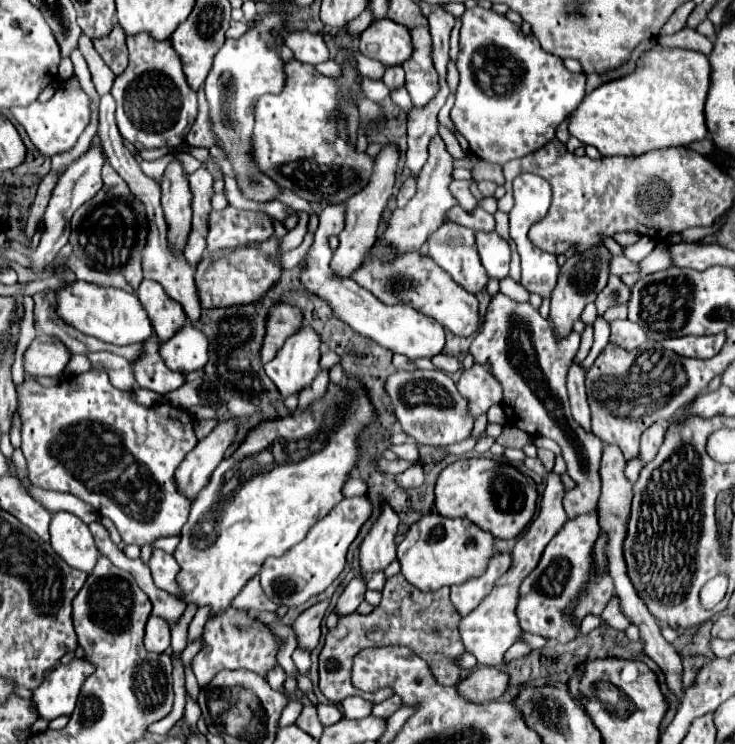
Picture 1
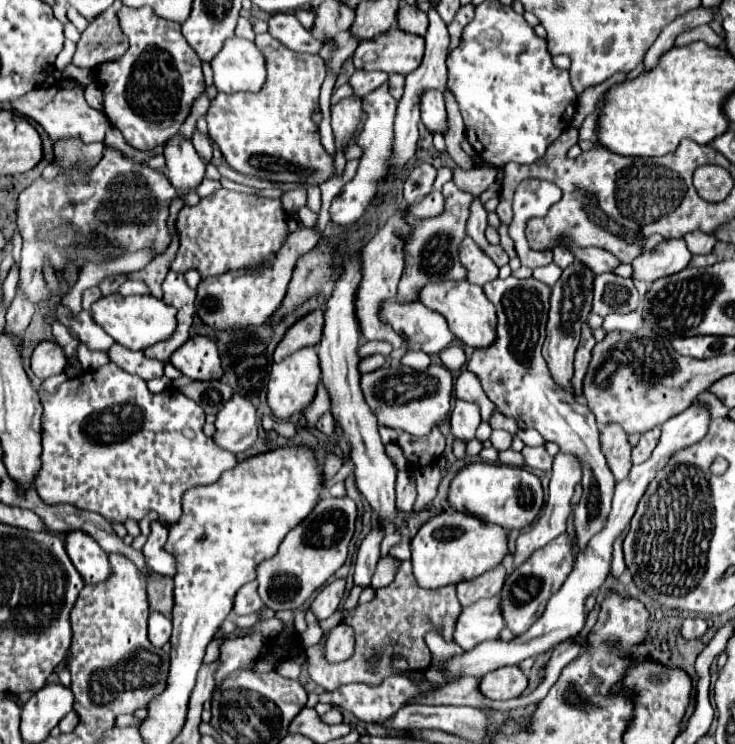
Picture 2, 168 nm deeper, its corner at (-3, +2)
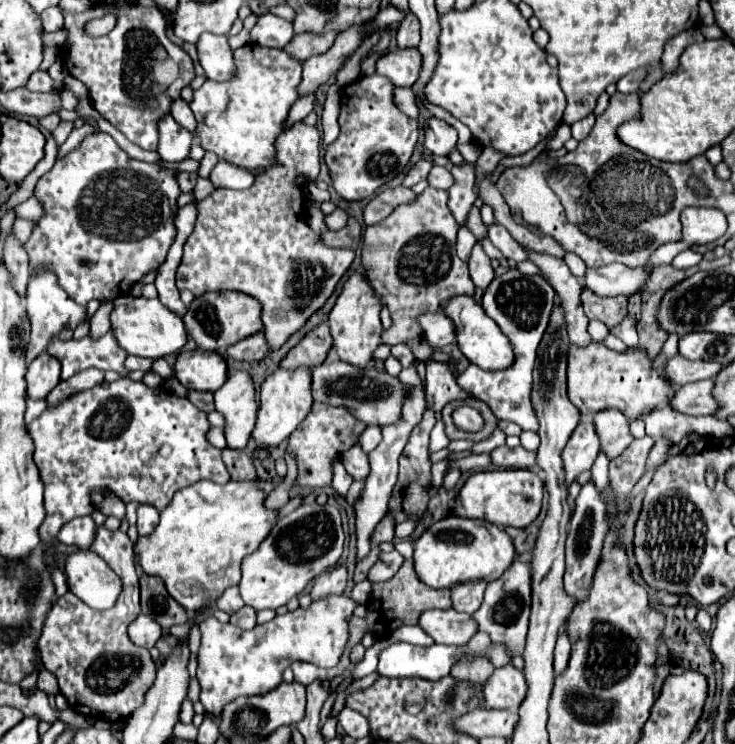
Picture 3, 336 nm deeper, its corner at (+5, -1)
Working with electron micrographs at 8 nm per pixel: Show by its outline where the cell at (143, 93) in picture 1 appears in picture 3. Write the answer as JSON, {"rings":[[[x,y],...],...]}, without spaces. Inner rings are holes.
{"rings":[[[100,4],[100,6],[90,6],[84,12],[62,10],[62,14],[64,14],[64,30],[68,32],[64,42],[66,54],[62,50],[62,60],[70,76],[86,84],[94,108],[106,120],[110,120],[132,144],[140,146],[142,150],[156,152],[158,116],[162,116],[162,112],[170,112],[170,102],[178,98],[180,90],[186,84],[190,84],[194,76],[190,56],[168,40],[166,20],[162,12],[158,8],[150,8],[142,4],[126,4],[126,6]],[[104,14],[116,16],[114,30],[102,38],[86,36],[84,24],[90,18],[104,16]],[[160,50],[164,50],[168,58],[172,58],[178,66],[178,76],[168,86],[162,86],[158,80],[154,80],[154,72],[152,72],[152,62],[156,60]]]}

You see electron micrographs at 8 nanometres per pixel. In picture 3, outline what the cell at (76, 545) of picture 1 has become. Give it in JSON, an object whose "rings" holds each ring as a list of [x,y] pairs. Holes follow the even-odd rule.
{"rings":[[[76,550],[68,556],[66,576],[70,590],[94,610],[112,608],[122,592],[120,578],[88,550]]]}

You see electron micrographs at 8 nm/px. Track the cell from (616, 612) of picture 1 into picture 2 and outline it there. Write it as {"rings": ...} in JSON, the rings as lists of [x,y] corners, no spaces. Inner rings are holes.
{"rings":[[[622,537],[614,543],[614,559],[612,559],[612,575],[618,579],[624,573],[624,557],[622,557]]]}

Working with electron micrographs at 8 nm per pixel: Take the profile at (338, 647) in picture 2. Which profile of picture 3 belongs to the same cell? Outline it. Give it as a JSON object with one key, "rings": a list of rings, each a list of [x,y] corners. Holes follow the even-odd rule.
{"rings":[[[326,596],[314,600],[308,608],[298,608],[276,616],[266,624],[256,624],[252,630],[242,630],[234,624],[222,624],[214,616],[200,622],[202,644],[196,654],[198,658],[198,682],[200,682],[200,702],[204,714],[220,722],[222,710],[228,702],[238,696],[262,696],[274,690],[282,682],[284,670],[300,660],[312,662],[322,668],[332,668],[338,664],[340,654],[348,640],[346,616],[352,616],[358,602],[350,596]]]}

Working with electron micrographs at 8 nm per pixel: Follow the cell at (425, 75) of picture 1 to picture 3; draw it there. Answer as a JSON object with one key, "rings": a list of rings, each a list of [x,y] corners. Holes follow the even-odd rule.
{"rings":[[[430,118],[426,124],[426,148],[436,156],[450,156],[458,144],[458,132],[444,120]]]}

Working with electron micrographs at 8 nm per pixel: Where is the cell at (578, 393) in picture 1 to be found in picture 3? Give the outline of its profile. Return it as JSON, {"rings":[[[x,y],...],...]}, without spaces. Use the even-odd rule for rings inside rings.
{"rings":[[[528,252],[528,260],[540,268],[540,274],[548,280],[548,284],[556,290],[560,298],[560,308],[564,312],[566,320],[566,330],[570,336],[572,344],[588,344],[590,334],[588,334],[588,318],[582,312],[582,284],[580,280],[568,270],[562,258],[550,256],[550,254],[540,254],[540,252]]]}

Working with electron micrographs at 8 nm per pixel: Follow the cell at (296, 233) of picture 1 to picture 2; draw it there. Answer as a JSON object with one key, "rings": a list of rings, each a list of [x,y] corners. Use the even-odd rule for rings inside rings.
{"rings":[[[304,189],[286,191],[286,193],[282,195],[282,201],[284,201],[284,205],[288,207],[288,211],[298,211],[300,207],[306,205],[306,191],[304,191]]]}

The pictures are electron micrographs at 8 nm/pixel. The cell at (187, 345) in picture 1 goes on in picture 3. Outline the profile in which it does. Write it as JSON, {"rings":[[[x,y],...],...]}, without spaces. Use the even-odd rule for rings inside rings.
{"rings":[[[182,352],[174,370],[176,378],[192,390],[216,392],[228,378],[226,360],[218,352]]]}

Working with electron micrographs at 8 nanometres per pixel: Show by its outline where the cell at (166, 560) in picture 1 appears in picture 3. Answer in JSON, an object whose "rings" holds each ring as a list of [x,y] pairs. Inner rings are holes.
{"rings":[[[140,504],[138,508],[138,534],[140,536],[148,536],[156,526],[158,526],[158,518],[160,518],[160,512],[158,508],[150,506],[150,504]]]}

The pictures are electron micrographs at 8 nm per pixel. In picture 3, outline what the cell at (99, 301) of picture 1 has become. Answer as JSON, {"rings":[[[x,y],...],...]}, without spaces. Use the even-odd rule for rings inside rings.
{"rings":[[[136,298],[128,306],[114,308],[110,322],[112,322],[118,344],[122,344],[122,348],[134,356],[164,358],[168,354],[178,354],[184,348],[184,344],[188,342],[182,318],[176,312],[168,310],[160,300]]]}

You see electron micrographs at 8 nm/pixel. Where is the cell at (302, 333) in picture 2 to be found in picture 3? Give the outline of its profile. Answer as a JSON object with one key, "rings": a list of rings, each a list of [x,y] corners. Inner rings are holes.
{"rings":[[[320,324],[312,332],[308,332],[298,346],[294,346],[288,352],[288,356],[282,360],[280,366],[284,370],[296,370],[300,366],[306,366],[306,368],[318,366],[326,360],[330,348],[332,348],[330,328],[326,324]]]}

